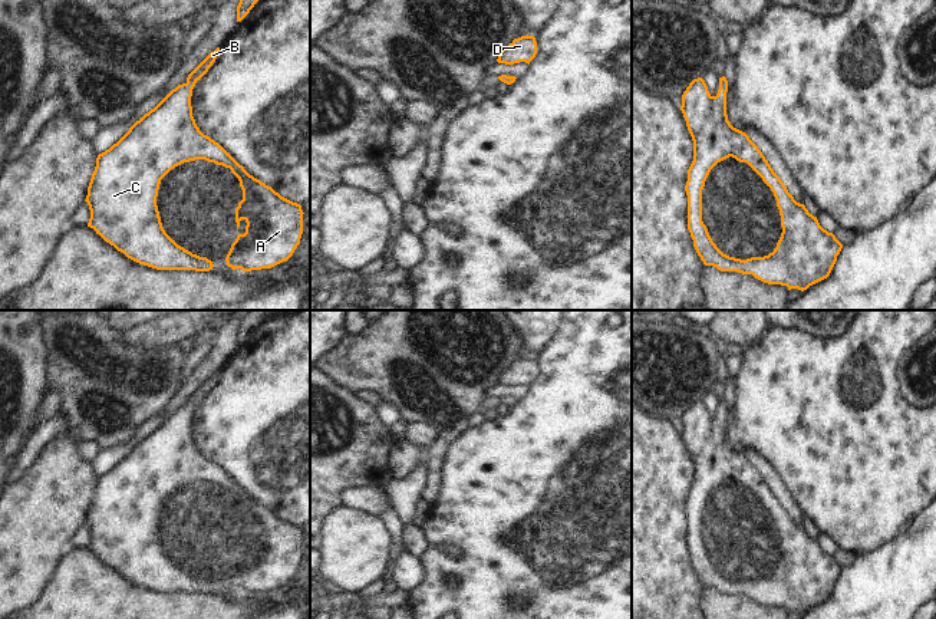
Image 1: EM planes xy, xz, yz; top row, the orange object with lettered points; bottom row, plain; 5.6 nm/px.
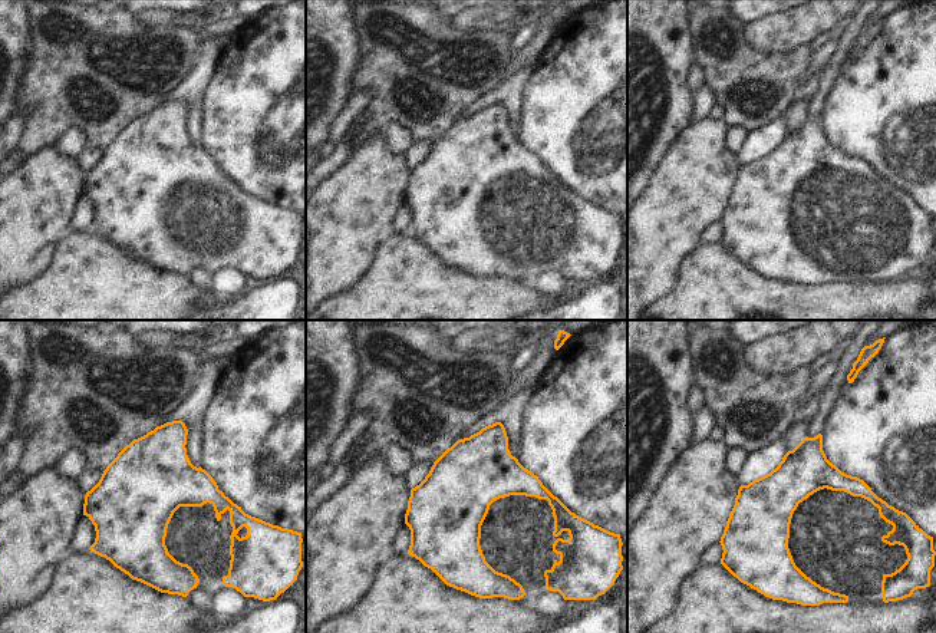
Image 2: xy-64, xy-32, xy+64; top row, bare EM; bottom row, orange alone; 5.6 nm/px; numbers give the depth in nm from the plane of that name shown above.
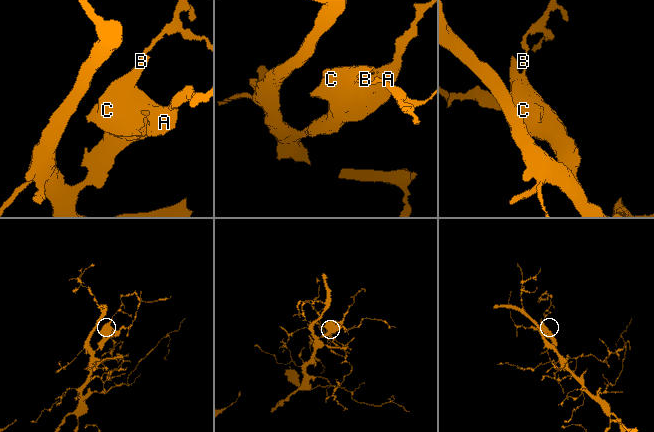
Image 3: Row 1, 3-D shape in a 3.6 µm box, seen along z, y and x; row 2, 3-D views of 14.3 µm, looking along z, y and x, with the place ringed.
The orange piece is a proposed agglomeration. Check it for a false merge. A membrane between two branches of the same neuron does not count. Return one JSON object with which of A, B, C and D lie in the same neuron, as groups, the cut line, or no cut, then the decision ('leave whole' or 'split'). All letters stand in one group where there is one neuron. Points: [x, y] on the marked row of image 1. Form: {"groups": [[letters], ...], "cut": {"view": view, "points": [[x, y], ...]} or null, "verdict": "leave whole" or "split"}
{"groups": [["A", "B", "C", "D"]], "cut": null, "verdict": "leave whole"}

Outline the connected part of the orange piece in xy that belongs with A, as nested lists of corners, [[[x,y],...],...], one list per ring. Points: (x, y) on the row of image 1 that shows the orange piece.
[[[220,47],[211,52],[187,78],[187,82],[178,85],[172,89],[154,109],[145,113],[139,121],[136,121],[129,131],[109,149],[99,154],[96,158],[96,167],[92,174],[86,203],[90,210],[90,218],[88,227],[93,228],[106,243],[113,246],[118,251],[123,253],[128,259],[156,269],[156,270],[195,270],[195,271],[210,271],[214,264],[207,257],[200,257],[178,246],[164,230],[156,197],[161,180],[175,167],[195,161],[205,159],[217,165],[230,168],[231,172],[238,178],[240,187],[243,190],[243,200],[235,208],[235,223],[237,228],[240,221],[247,223],[245,233],[238,234],[235,241],[225,257],[227,266],[233,270],[241,269],[243,271],[271,269],[283,261],[287,261],[297,246],[303,234],[303,210],[301,205],[293,203],[271,187],[266,185],[260,180],[250,175],[243,165],[240,165],[218,142],[204,135],[195,124],[192,116],[191,96],[195,83],[208,72],[217,59]]]

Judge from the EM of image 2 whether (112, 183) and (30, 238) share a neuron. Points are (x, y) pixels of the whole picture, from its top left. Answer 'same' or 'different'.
different

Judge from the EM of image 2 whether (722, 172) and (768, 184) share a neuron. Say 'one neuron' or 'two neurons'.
two neurons

